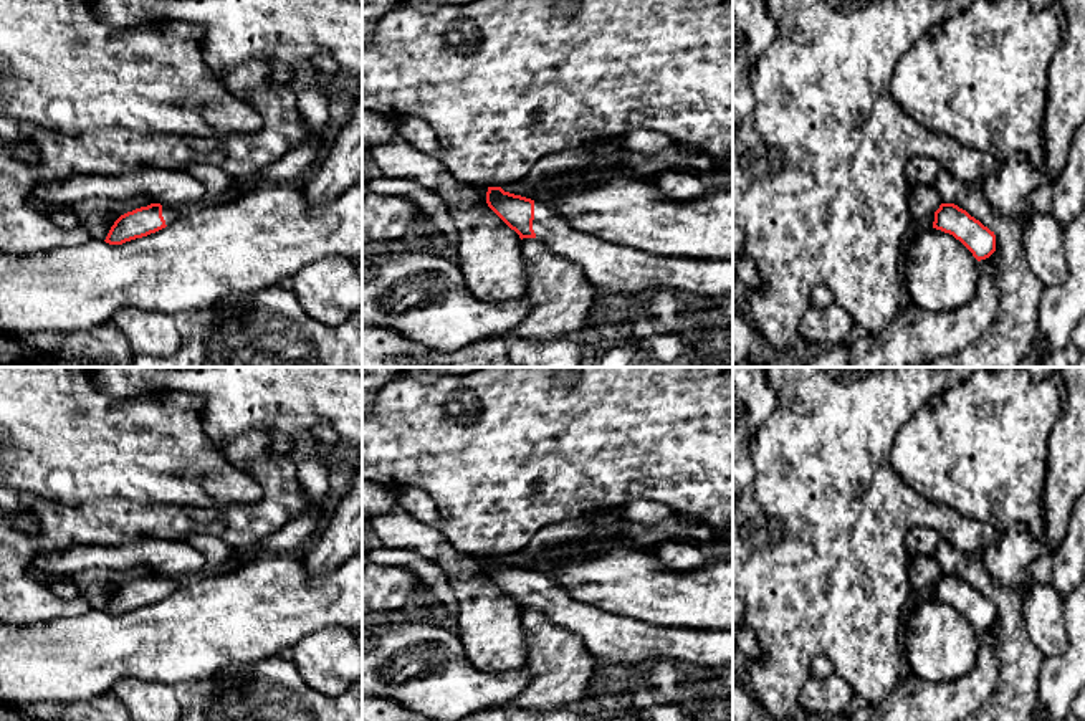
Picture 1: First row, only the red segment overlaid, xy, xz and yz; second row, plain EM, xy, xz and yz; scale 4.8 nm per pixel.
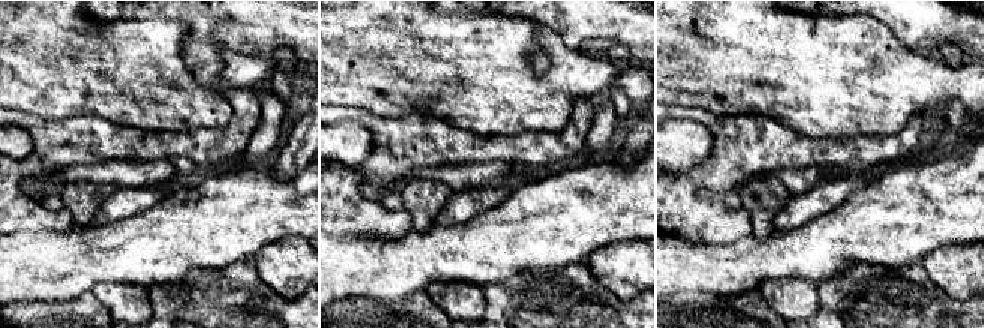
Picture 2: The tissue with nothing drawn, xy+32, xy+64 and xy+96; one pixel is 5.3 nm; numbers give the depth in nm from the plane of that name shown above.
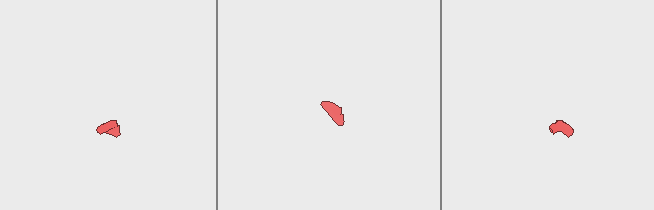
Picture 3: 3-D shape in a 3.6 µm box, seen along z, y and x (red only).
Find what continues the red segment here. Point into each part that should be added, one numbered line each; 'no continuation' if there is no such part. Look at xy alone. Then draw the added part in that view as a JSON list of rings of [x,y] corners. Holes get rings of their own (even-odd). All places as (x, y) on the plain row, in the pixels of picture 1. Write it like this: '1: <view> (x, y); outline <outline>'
1: xy (169, 584); outline [[[162,577],[162,587],[165,590],[165,595],[172,595],[184,582],[180,579],[174,577]]]

